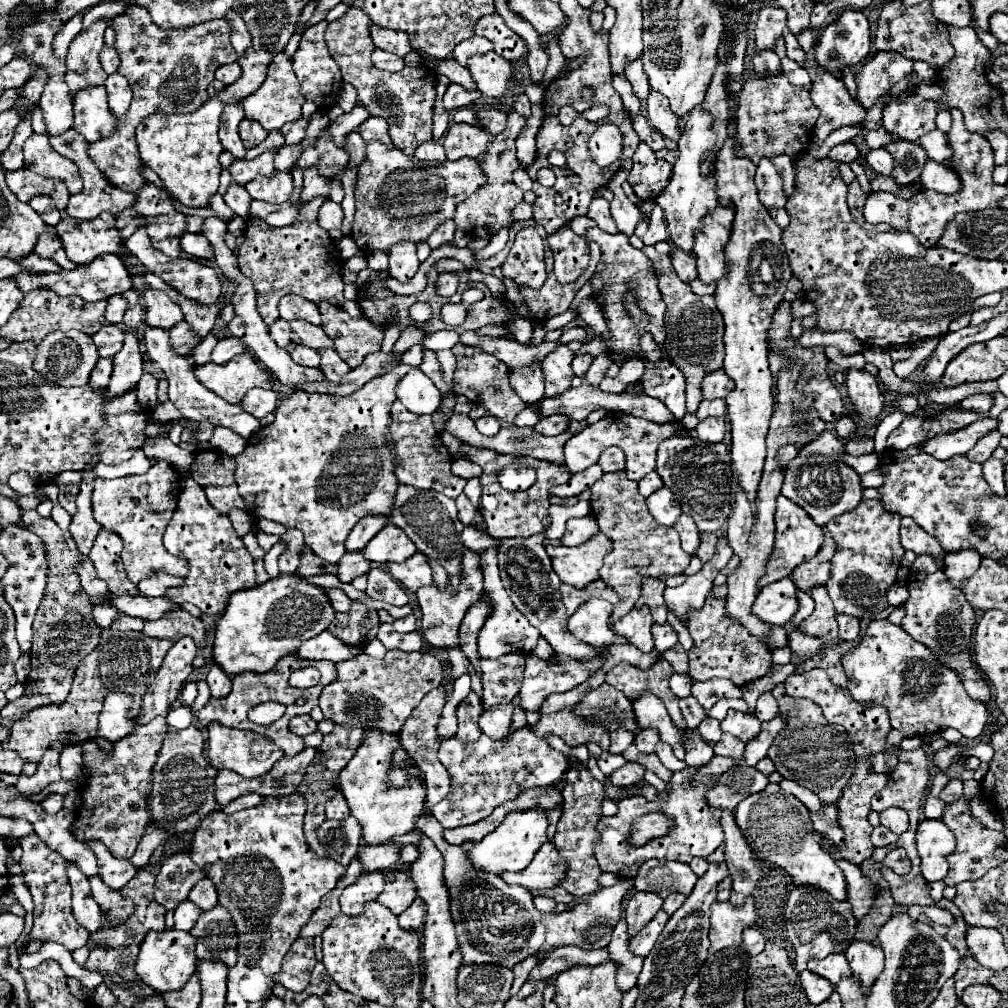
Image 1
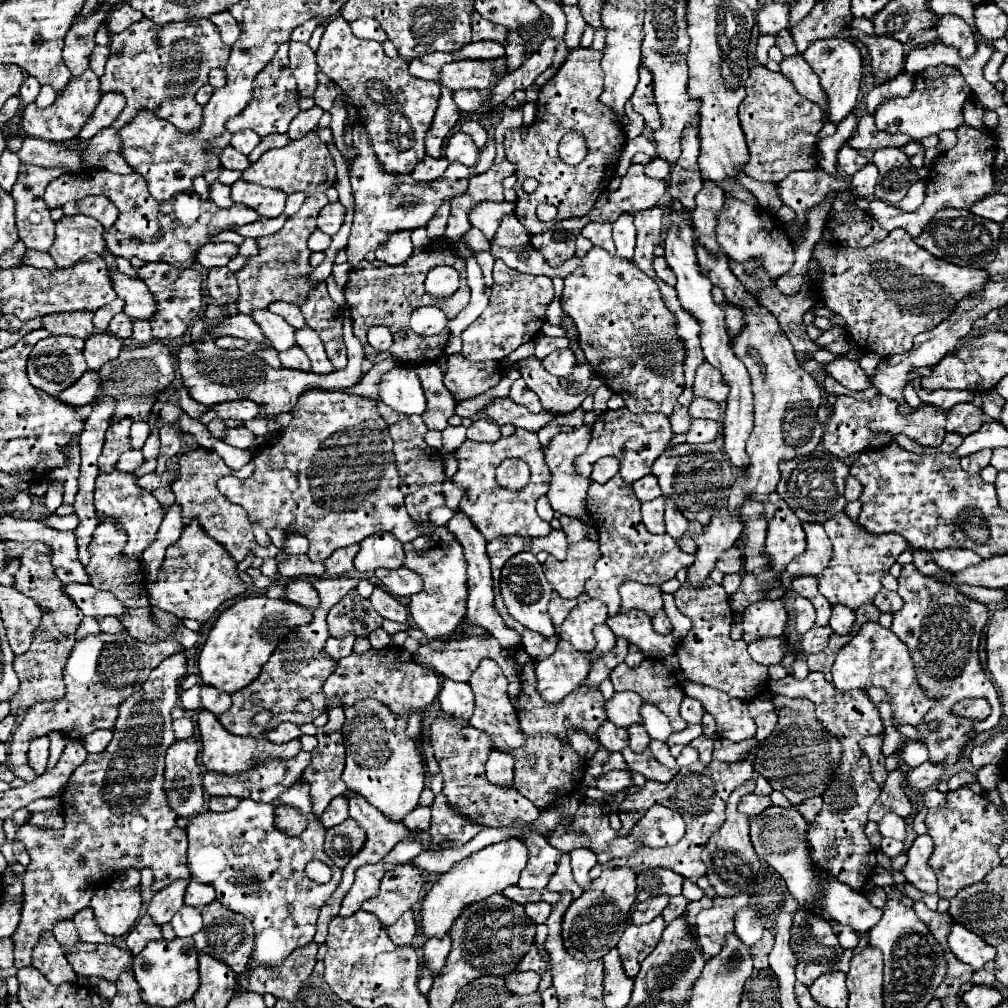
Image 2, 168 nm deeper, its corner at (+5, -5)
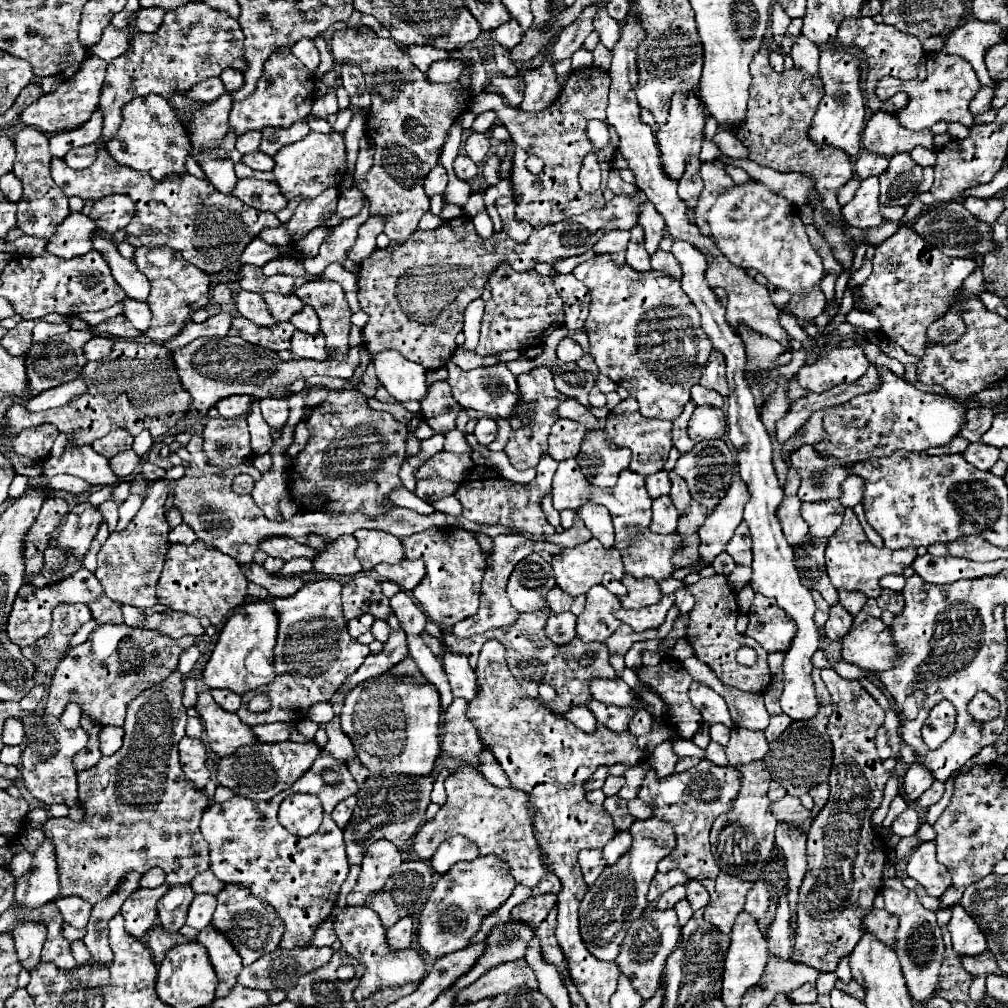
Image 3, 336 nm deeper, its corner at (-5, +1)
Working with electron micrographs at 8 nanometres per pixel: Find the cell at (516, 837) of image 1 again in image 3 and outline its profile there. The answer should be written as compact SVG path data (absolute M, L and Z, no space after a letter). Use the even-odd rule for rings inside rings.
M480 856L472 862L454 864L430 892L424 910L418 916L418 944L432 956L442 958L456 950L470 946L472 938L480 930L482 920L496 912L516 888L514 878L508 874L508 866L496 856Z

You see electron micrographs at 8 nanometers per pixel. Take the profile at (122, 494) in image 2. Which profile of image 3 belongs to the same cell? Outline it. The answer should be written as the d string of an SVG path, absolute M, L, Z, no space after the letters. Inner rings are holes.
M66 446L60 458L50 458L44 462L44 474L72 474L94 486L116 486L120 482L114 476L108 460L94 452L90 446Z

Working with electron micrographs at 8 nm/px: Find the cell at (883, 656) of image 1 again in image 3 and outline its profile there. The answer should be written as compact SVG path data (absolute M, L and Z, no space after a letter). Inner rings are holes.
M866 618L842 638L842 658L870 672L888 670L898 658L890 628L884 626L880 618Z

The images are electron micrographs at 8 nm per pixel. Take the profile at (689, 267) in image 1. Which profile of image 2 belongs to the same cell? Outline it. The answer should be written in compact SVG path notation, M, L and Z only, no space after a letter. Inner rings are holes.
M664 256L654 258L654 270L656 270L658 278L662 278L666 284L670 284L670 286L676 284L676 276L668 270L668 264L666 264L666 258Z

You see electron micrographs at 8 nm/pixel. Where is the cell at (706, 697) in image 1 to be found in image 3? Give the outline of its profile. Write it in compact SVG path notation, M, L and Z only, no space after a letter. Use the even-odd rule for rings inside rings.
M714 724L714 726L710 728L710 736L712 736L712 740L718 742L720 746L726 746L726 744L728 744L728 738L730 738L730 730L728 730L726 726L722 726L722 724L720 724L720 726Z

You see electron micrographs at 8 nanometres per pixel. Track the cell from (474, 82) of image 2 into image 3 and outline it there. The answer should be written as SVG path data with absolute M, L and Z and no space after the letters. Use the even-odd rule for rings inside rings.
M440 60L430 66L430 70L426 72L426 78L436 84L438 82L454 82L462 76L464 70L470 70L470 68L466 68L460 60Z

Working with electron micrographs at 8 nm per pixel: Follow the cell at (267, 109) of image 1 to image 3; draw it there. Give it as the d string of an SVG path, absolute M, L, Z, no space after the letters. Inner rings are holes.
M276 48L264 64L262 76L256 82L256 90L246 100L234 102L230 110L230 130L236 136L242 136L250 130L262 130L266 126L288 128L294 120L302 120L310 116L312 100L314 100L314 74L292 56L290 48Z

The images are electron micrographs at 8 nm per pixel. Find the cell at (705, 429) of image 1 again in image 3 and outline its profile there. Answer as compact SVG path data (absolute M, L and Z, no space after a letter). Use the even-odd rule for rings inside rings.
M696 406L690 422L688 422L688 436L694 442L714 440L726 432L726 414L714 406Z

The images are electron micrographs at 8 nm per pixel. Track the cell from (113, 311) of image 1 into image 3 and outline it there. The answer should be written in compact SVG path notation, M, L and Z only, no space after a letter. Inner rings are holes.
M122 302L120 304L114 304L112 308L108 308L108 310L102 310L102 312L86 312L86 314L82 314L82 316L78 316L82 322L86 322L88 326L98 326L100 322L106 322L106 320L110 320L110 318L114 318L116 314L120 314L120 308L122 306Z

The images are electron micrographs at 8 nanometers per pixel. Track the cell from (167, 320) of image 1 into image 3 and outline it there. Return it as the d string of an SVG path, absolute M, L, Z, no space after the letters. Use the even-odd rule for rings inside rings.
M94 234L94 250L100 252L106 260L106 264L112 270L114 280L122 286L122 290L126 292L128 298L146 302L148 292L150 292L150 282L146 280L146 276L136 268L136 264L132 260L126 260L118 254L116 244L110 242L108 238L102 238L98 234Z

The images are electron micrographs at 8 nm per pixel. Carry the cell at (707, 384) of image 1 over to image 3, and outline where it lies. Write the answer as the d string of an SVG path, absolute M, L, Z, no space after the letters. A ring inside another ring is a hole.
M712 352L708 362L702 366L702 378L700 384L708 390L716 390L722 396L728 394L728 384L724 378L724 360L720 352Z

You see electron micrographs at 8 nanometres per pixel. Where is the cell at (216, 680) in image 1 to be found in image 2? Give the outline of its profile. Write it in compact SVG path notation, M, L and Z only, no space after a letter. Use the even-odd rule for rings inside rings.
M202 684L202 692L200 692L200 698L202 698L202 708L212 712L212 714L222 714L230 708L230 696L220 692L220 690L214 690L214 686L208 686L208 684Z

